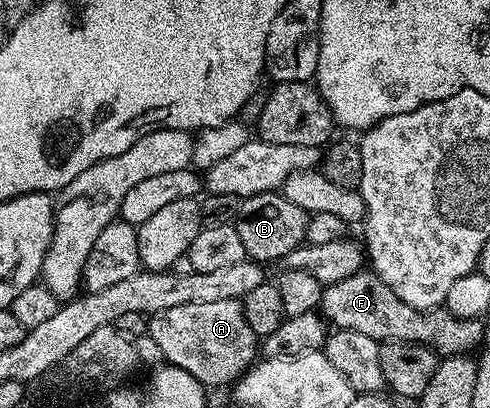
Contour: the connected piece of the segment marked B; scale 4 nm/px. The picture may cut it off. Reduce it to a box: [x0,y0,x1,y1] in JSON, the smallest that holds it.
[232,192,310,263]

